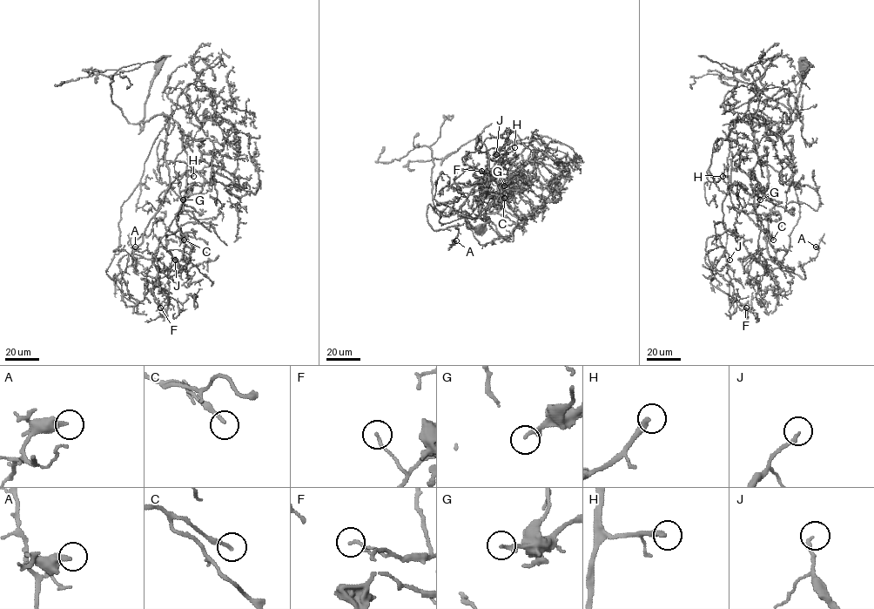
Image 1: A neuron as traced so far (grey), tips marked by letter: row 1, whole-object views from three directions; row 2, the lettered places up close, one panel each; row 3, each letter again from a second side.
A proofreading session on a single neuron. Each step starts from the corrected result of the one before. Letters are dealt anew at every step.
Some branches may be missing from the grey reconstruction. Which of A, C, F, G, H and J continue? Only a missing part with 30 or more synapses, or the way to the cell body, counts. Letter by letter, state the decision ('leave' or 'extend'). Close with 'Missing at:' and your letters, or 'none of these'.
A: leave
C: extend
F: leave
G: leave
H: extend
J: leave
Missing at: C, H

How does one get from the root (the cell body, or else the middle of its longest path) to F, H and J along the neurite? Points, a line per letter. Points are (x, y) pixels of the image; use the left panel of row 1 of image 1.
F: (158, 65), (139, 132), (170, 116), (187, 156), (184, 200), (154, 253), (168, 296), (160, 307)
H: (158, 65), (145, 103), (139, 132), (144, 123), (153, 117), (170, 116), (183, 131), (187, 175), (193, 176)
J: (158, 65), (139, 132), (160, 114), (183, 131), (186, 190), (165, 234), (191, 248), (185, 270), (175, 260)

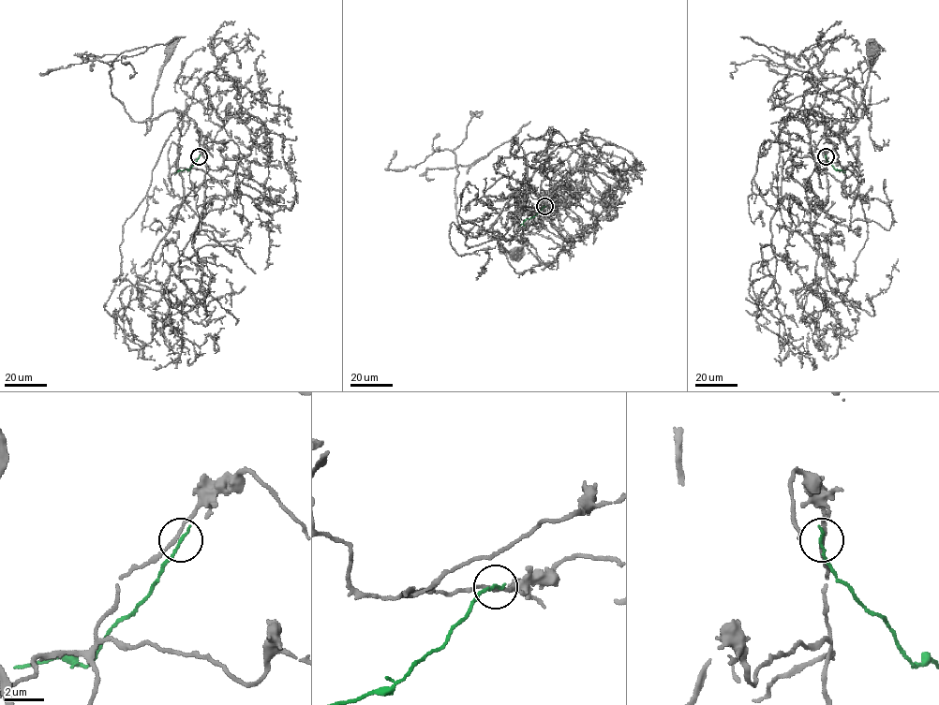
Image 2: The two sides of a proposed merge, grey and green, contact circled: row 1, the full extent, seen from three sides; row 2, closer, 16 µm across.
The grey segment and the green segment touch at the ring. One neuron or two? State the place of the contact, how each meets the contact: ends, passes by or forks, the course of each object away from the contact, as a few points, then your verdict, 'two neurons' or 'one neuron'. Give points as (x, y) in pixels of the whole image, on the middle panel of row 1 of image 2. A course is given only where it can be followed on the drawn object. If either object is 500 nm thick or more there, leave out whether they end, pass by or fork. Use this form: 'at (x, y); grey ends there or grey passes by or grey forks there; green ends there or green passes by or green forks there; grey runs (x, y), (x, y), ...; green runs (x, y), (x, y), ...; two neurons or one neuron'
at (544, 206); grey passes by; green ends there; grey runs (544, 206), (529, 206), (523, 197), (527, 181), (491, 224), (492, 240), (497, 236), (499, 244), (515, 254); green runs (544, 206), (520, 226); two neurons

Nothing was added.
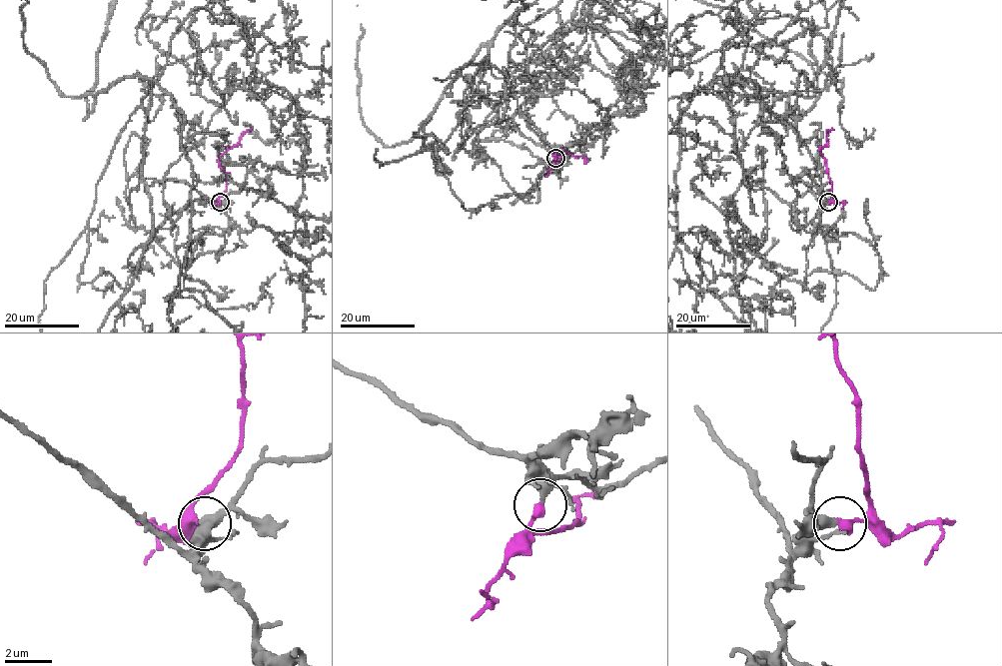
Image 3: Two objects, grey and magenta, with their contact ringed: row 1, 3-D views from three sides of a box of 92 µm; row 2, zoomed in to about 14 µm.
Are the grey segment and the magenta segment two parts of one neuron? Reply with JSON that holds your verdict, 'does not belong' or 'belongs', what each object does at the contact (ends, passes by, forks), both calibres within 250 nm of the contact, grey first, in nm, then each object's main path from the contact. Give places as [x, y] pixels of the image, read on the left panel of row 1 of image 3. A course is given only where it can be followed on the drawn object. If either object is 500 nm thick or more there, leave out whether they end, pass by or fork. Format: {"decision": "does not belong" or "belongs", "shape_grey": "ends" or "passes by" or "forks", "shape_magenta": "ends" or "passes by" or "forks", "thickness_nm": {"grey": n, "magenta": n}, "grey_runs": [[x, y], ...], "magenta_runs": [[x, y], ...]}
{"decision": "belongs", "shape_grey": "ends", "shape_magenta": "ends", "thickness_nm": {"grey": 400, "magenta": 400}, "grey_runs": [[220, 202], [134, 174], [127, 202], [141, 180], [148, 80], [118, 79], [87, 118]], "magenta_runs": [[220, 202], [226, 190], [226, 172], [219, 165], [219, 157], [238, 144], [239, 139], [249, 129]]}

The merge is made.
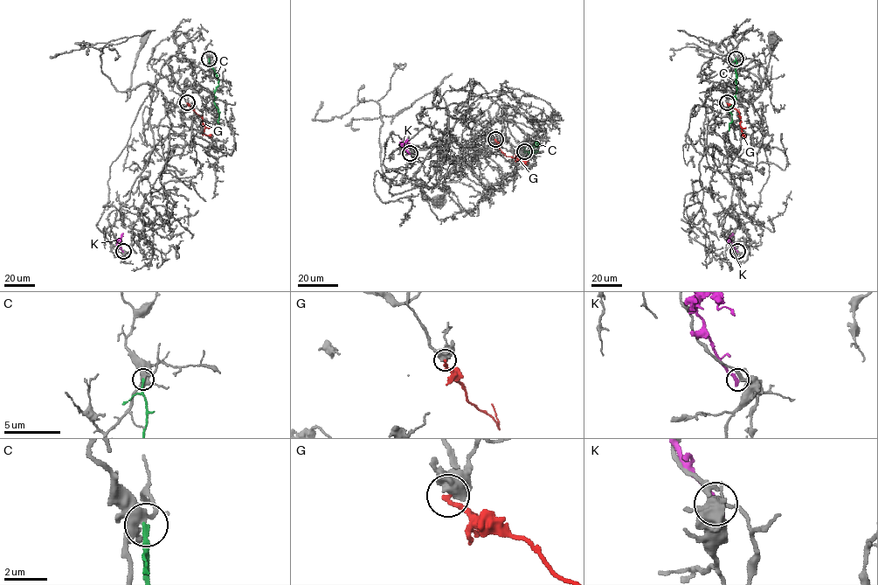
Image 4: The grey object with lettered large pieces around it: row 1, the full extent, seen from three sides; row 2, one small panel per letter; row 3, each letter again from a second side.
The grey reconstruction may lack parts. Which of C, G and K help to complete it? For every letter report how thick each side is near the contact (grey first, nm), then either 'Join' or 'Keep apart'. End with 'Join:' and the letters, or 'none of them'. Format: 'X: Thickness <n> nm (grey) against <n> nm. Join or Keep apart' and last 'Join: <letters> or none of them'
C: Thickness 400 nm (grey) against 220 nm. Keep apart
G: Thickness 480 nm (grey) against 240 nm. Keep apart
K: Thickness 200 nm (grey) against 300 nm. Keep apart
Join: none of them

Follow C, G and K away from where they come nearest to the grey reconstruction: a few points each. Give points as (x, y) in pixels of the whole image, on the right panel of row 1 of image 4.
C: (736, 59), (736, 100), (729, 108), (732, 119), (729, 130)
G: (727, 102), (739, 112), (742, 135), (745, 137)
K: (736, 252), (729, 239), (732, 233)

